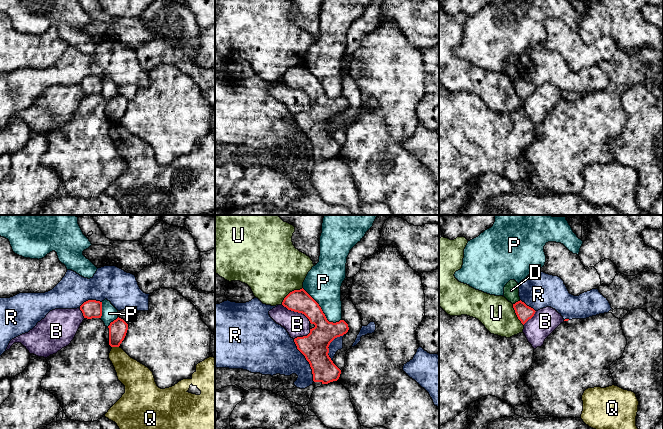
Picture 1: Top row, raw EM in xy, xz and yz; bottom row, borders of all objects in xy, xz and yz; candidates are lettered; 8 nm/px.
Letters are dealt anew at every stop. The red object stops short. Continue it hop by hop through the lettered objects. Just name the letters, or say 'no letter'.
B

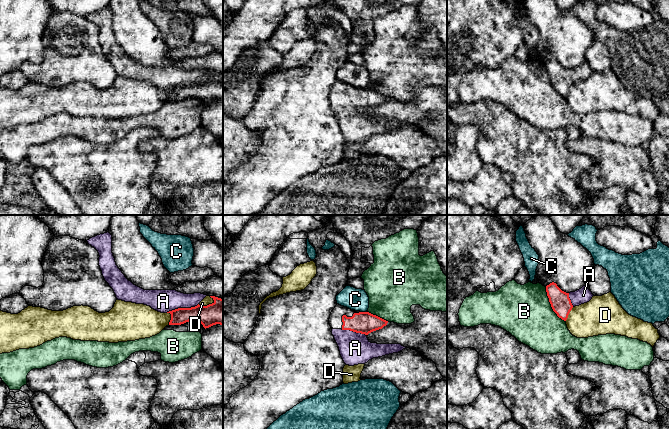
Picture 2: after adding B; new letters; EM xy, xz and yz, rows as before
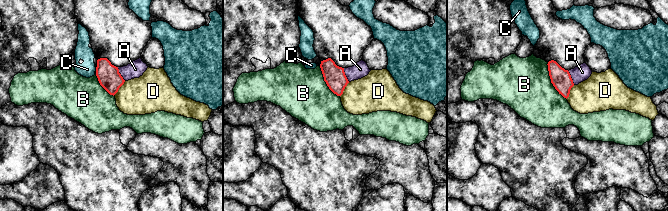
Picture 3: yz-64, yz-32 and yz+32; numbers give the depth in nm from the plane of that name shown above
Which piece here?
A

